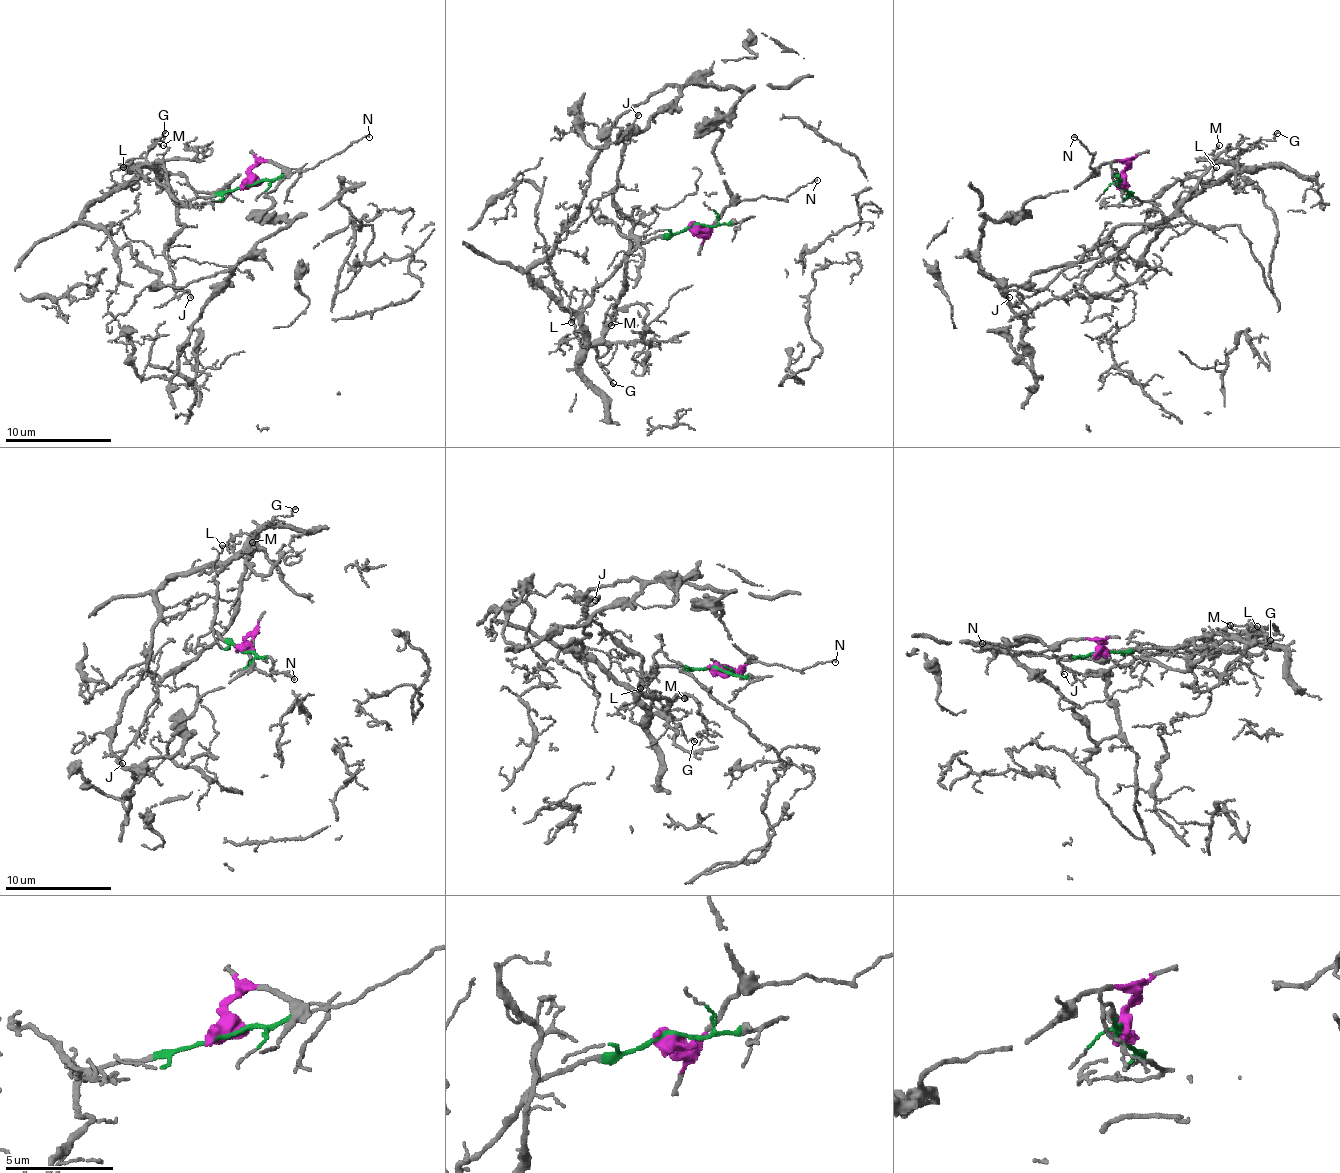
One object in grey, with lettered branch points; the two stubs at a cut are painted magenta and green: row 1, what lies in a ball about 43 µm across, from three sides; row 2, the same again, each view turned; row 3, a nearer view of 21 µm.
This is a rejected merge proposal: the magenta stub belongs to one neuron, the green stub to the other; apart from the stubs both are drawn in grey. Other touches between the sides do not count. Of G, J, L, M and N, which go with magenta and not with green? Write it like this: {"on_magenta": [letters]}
{"on_magenta": ["N"]}

